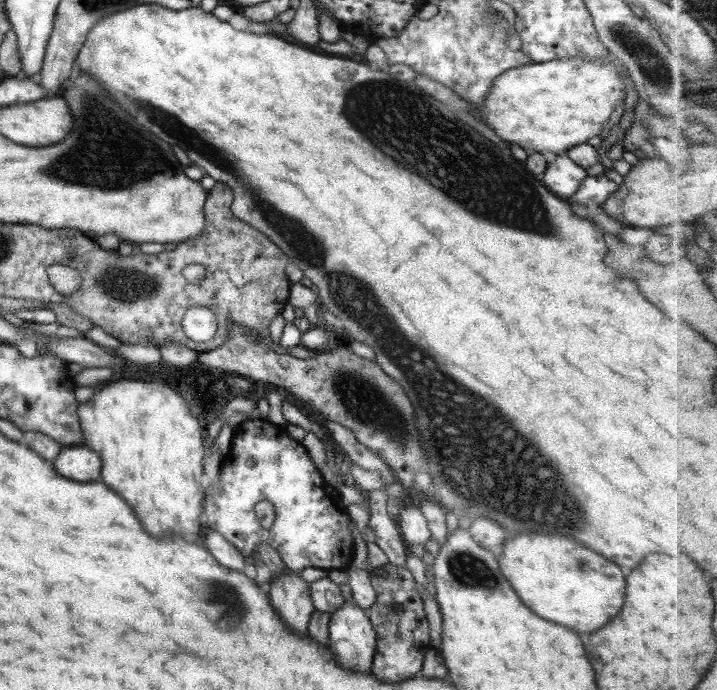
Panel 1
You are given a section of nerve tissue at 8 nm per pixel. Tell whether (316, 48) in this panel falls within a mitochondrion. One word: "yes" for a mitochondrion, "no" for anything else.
no

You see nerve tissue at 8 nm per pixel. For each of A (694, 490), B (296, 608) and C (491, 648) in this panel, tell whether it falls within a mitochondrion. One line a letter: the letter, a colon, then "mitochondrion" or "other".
A: other
B: other
C: other

